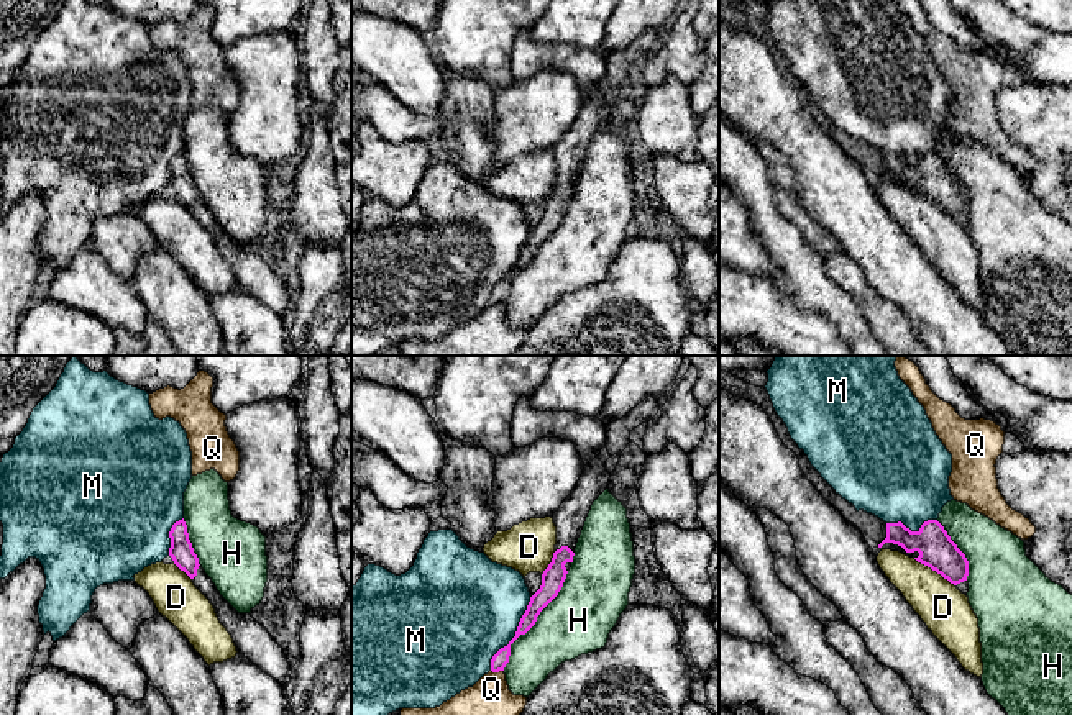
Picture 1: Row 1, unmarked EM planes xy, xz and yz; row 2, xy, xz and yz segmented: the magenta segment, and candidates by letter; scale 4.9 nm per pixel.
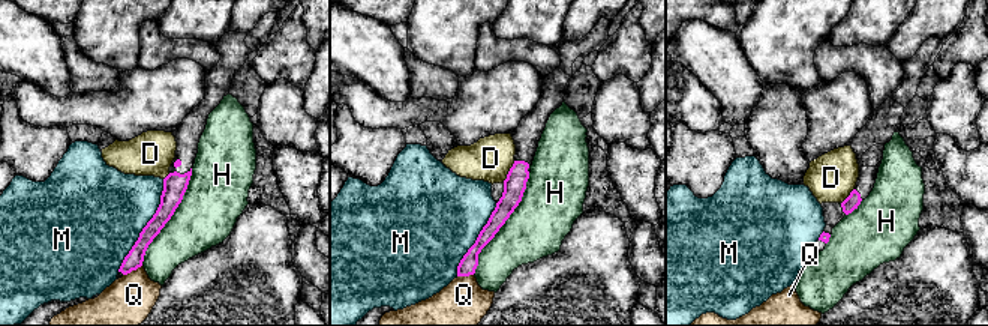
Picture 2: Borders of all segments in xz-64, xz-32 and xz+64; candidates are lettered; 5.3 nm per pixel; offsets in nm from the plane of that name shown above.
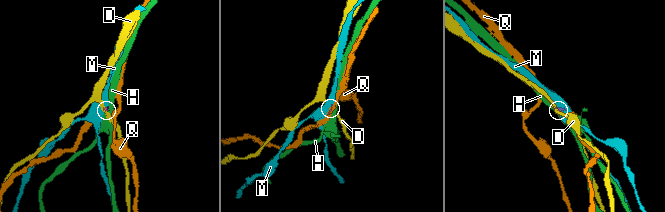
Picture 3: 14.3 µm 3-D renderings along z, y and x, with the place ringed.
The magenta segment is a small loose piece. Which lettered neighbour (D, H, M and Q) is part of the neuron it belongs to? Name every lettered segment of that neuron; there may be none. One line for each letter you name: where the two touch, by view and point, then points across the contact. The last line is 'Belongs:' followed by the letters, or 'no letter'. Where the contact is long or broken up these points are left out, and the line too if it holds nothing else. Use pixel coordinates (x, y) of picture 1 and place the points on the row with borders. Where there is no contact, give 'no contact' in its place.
Belongs: no letter

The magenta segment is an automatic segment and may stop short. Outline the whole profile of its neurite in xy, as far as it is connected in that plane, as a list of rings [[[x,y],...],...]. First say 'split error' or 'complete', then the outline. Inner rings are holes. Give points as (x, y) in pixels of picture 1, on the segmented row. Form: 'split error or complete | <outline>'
split error | [[[184,518],[172,525],[169,538],[169,556],[174,564],[192,579],[194,585],[210,600],[220,623],[231,635],[236,651],[287,689],[292,669],[282,648],[250,613],[238,613],[220,595],[212,579],[199,564],[199,558],[194,553]]]

